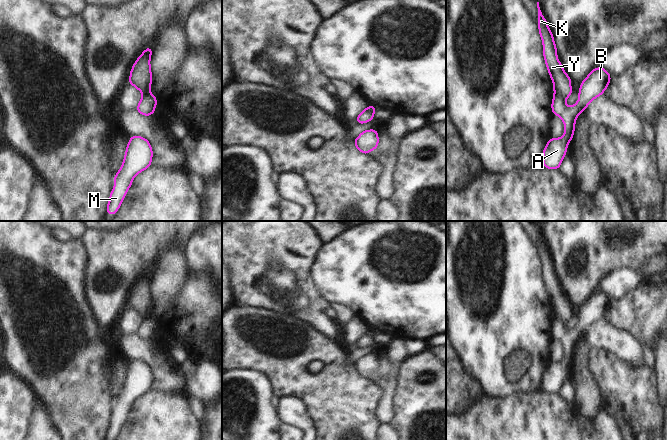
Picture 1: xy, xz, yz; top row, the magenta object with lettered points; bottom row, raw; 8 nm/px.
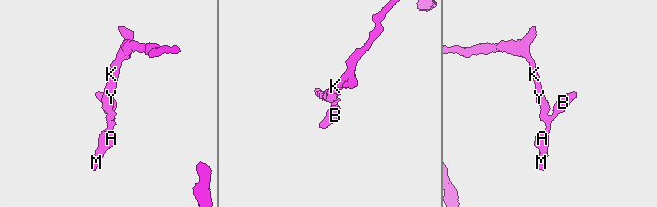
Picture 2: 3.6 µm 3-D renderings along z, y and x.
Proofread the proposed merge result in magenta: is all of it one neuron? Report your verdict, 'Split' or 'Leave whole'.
Split

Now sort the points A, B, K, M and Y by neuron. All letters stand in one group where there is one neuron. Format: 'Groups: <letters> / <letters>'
Groups: A B M / K Y

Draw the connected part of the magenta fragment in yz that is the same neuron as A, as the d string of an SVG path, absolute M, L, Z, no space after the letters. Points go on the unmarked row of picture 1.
M594 292L581 306L579 323L573 330L566 330L560 318L554 318L551 327L553 339L560 340L565 356L561 362L550 362L543 374L542 389L547 393L560 393L560 388L567 377L567 369L573 364L577 340L587 332L589 327L605 316L611 304L611 299L603 292Z

